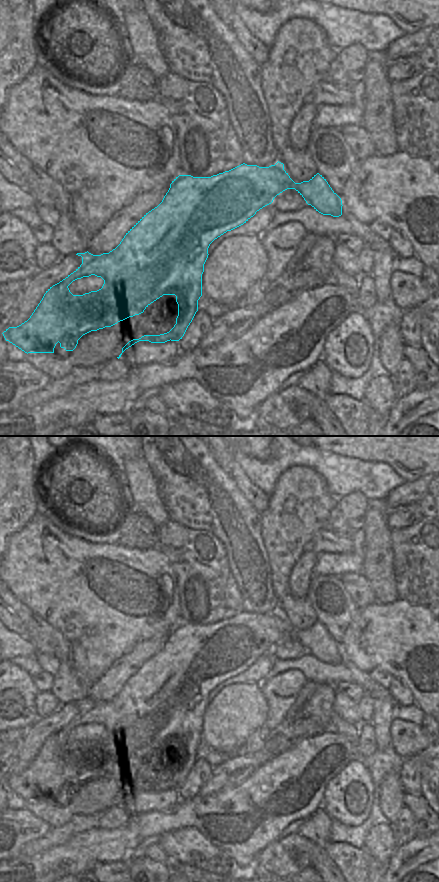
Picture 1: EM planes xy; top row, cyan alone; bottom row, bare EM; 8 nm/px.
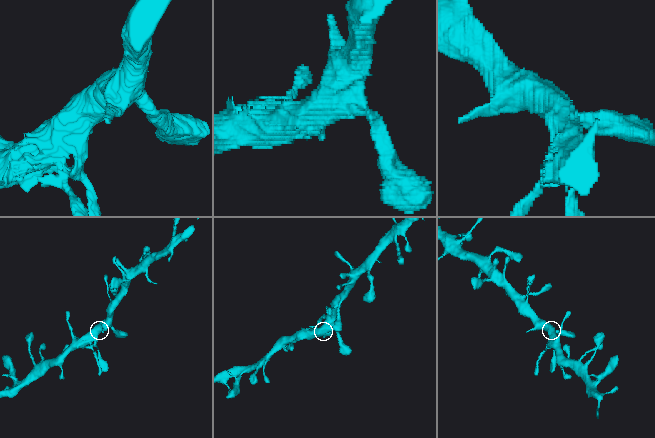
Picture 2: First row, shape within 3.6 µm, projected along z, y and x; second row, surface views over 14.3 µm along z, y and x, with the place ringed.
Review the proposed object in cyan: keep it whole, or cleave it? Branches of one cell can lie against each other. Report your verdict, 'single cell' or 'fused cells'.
fused cells

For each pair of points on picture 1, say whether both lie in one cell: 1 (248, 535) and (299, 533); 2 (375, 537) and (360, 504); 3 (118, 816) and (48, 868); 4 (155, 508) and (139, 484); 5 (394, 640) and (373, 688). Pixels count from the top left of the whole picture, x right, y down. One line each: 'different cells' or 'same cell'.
1: different cells
2: different cells
3: different cells
4: same cell
5: different cells

